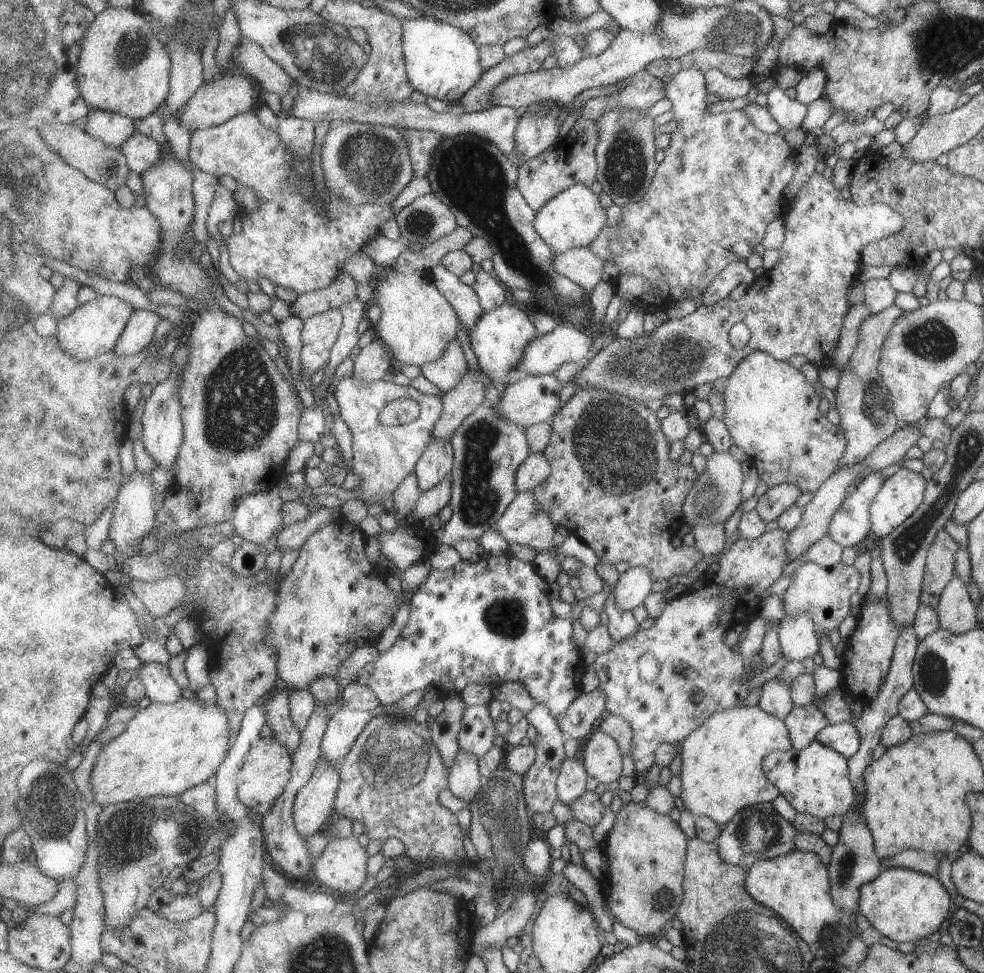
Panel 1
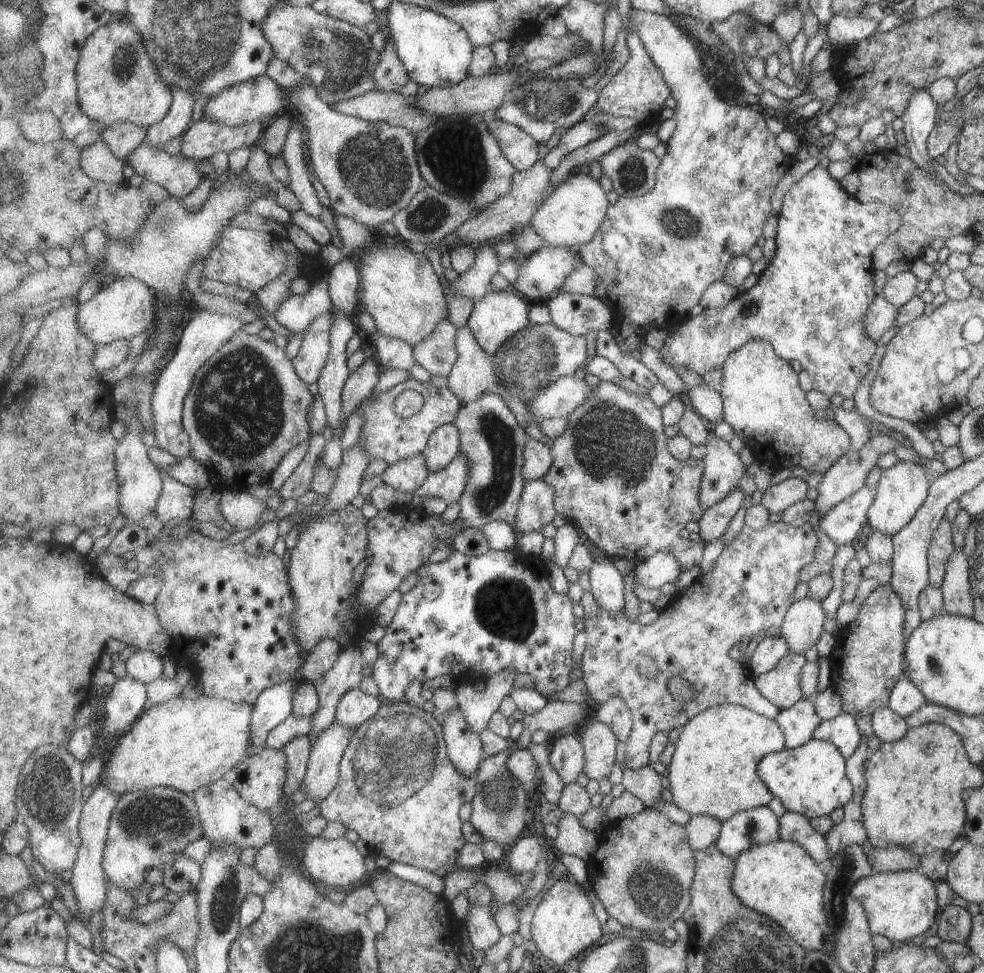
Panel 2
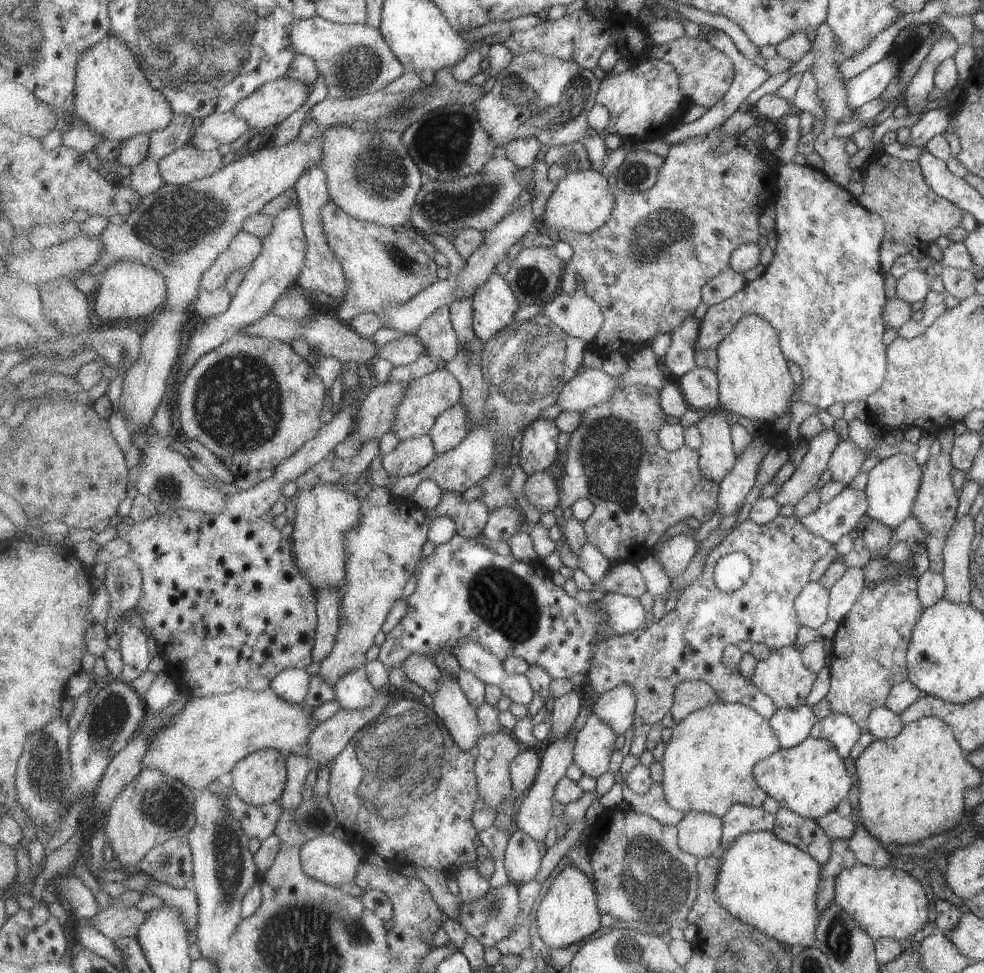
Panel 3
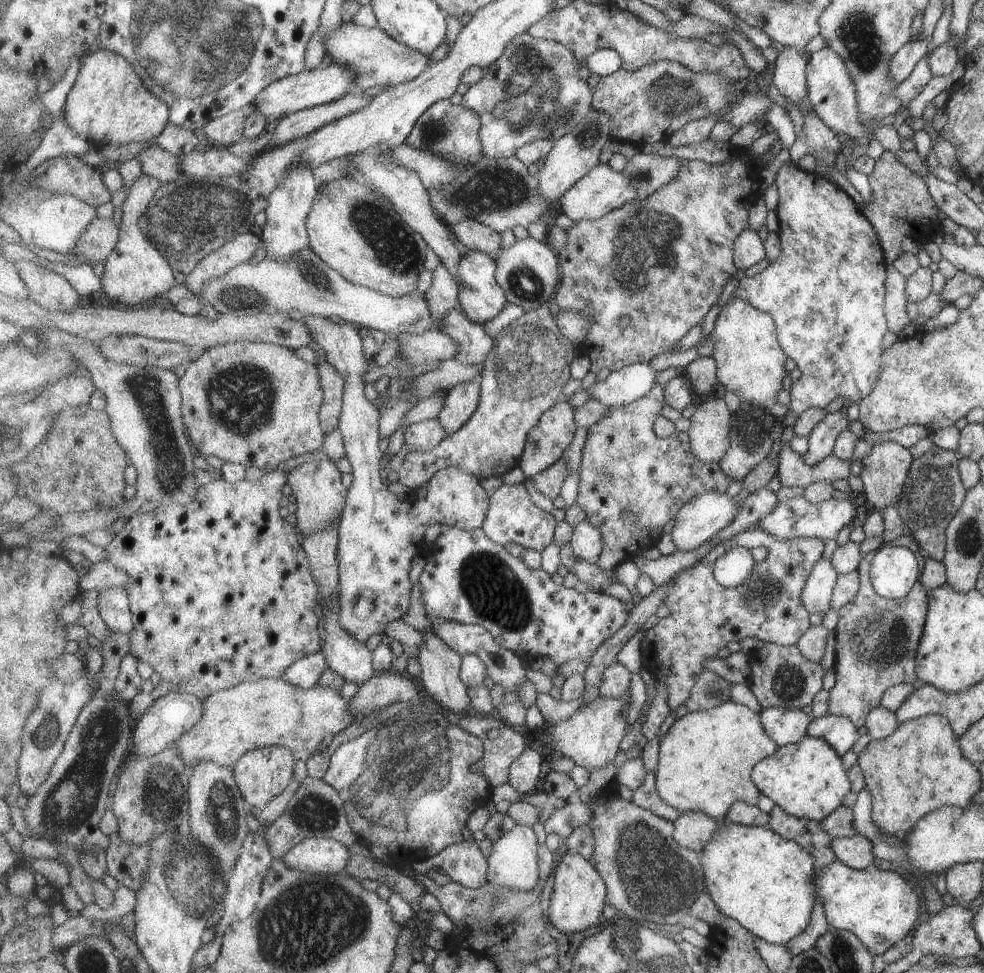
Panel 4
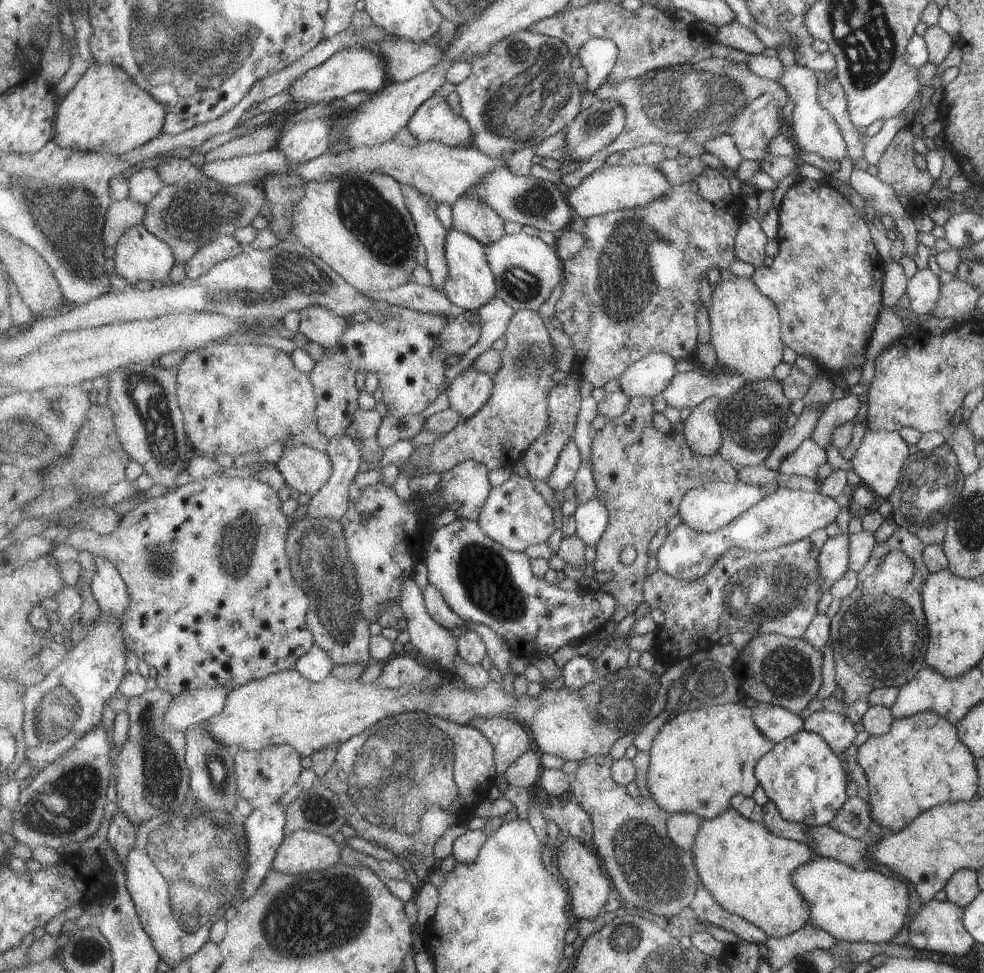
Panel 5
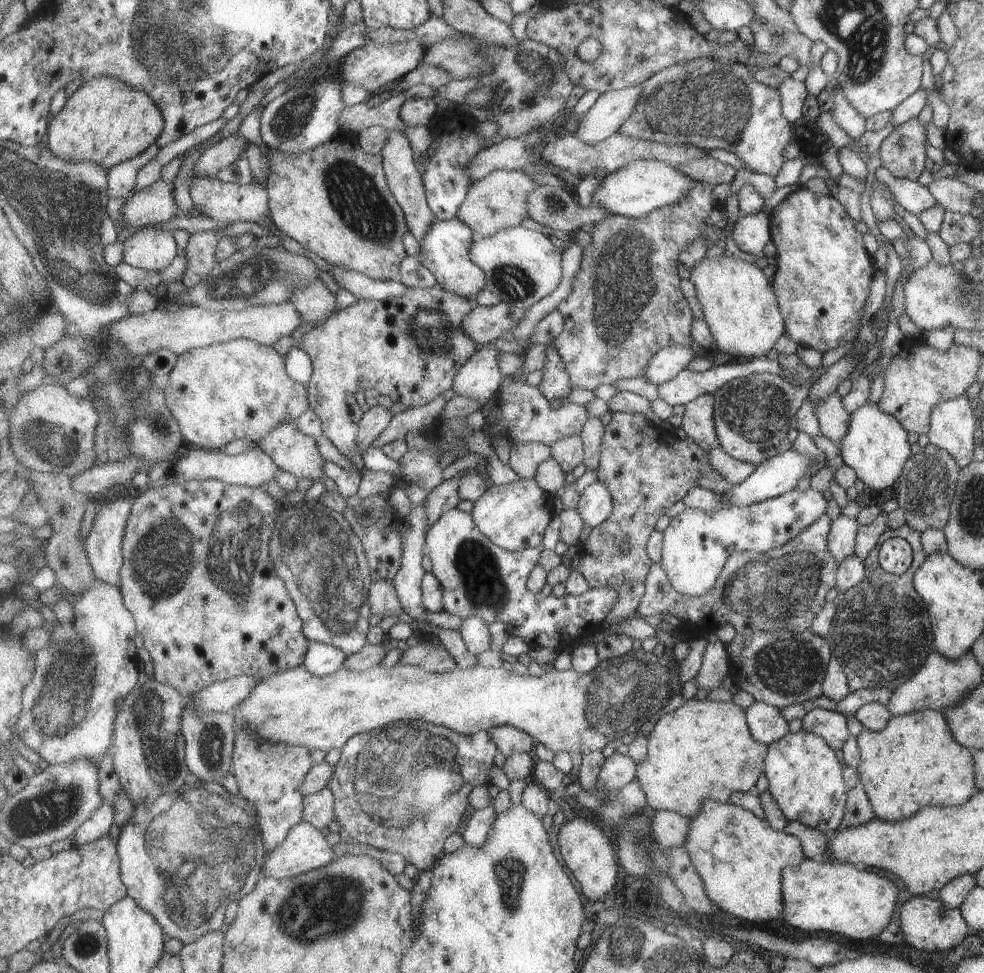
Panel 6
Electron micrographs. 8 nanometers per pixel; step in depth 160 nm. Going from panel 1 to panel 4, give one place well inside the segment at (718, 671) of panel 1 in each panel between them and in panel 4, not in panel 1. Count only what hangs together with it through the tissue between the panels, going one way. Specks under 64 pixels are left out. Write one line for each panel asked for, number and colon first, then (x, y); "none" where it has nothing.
2: (747, 592)
3: (687, 644)
4: (705, 617)

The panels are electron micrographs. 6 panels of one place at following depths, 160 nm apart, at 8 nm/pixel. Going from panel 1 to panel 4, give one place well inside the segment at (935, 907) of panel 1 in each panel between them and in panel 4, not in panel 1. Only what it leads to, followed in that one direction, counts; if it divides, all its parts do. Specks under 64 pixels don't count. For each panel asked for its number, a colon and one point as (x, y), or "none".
2: (900, 904)
3: (887, 903)
4: (878, 907)

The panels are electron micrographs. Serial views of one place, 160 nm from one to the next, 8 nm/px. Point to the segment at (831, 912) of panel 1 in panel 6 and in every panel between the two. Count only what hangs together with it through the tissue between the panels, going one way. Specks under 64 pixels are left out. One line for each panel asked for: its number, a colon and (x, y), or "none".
2: (780, 880)
3: (770, 885)
4: (760, 879)
5: (748, 870)
6: (741, 858)

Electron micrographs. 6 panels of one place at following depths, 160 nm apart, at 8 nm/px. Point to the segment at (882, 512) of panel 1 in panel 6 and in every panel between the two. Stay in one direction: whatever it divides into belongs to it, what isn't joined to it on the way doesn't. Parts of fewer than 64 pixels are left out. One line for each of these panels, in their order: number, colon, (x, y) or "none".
2: (901, 489)
3: (892, 483)
4: (883, 471)
5: (878, 460)
6: (875, 446)

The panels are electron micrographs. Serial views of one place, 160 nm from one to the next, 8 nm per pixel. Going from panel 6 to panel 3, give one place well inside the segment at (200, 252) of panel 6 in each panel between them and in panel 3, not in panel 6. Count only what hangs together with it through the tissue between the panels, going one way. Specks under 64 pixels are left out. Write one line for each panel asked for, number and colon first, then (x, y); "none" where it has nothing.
3: (245, 249)
4: (242, 248)
5: (226, 247)

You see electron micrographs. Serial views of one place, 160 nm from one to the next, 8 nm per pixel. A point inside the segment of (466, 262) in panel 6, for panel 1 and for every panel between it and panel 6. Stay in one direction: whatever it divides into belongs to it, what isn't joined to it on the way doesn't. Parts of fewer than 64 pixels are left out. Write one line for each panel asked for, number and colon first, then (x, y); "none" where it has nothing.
1: (499, 339)
2: (495, 318)
3: (495, 305)
4: (482, 298)
5: (471, 284)

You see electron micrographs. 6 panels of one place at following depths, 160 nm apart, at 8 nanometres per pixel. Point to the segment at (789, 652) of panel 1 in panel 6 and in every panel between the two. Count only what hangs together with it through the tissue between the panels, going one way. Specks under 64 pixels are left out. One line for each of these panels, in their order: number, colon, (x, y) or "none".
2: (801, 626)
3: (810, 605)
4: (815, 595)
5: (833, 559)
6: (840, 537)

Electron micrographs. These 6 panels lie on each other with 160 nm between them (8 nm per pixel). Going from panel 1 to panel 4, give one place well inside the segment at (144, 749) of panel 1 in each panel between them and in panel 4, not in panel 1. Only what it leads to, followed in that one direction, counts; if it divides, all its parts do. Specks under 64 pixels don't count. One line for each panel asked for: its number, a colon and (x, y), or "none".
2: (182, 743)
3: (206, 741)
4: (270, 712)

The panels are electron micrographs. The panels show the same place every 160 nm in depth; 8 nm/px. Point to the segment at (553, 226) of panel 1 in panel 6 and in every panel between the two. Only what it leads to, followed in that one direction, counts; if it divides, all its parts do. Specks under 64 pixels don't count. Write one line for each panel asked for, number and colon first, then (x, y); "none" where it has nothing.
2: (570, 217)
3: (582, 201)
4: (603, 190)
5: (622, 187)
6: (635, 190)

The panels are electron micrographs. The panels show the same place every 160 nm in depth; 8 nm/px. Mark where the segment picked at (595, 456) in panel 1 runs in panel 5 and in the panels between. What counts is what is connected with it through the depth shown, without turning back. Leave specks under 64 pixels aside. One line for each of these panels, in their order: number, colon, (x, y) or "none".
2: (614, 476)
3: (639, 490)
4: (632, 482)
5: (643, 475)

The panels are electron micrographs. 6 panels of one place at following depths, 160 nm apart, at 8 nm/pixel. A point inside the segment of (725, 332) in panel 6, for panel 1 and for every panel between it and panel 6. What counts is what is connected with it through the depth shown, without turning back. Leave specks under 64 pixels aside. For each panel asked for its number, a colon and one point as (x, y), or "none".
1: (772, 415)
2: (763, 403)
3: (754, 383)
4: (750, 361)
5: (745, 325)

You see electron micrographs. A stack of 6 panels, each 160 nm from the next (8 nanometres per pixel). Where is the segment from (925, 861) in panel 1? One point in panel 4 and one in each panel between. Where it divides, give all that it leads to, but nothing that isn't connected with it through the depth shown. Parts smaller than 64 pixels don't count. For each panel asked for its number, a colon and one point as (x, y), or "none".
2: (894, 858)
3: (868, 852)
4: (855, 852)

